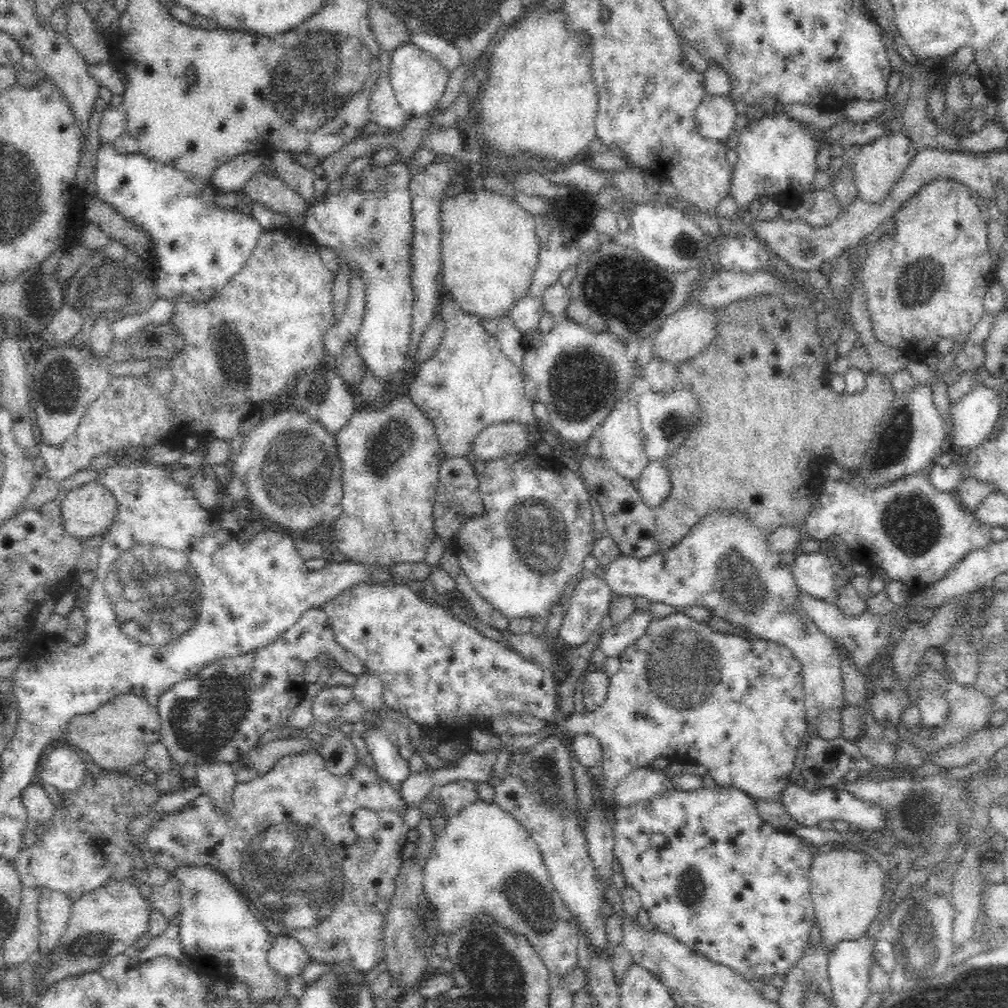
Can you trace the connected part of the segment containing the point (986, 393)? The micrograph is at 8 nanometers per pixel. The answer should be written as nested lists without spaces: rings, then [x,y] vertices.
[[[976,384],[958,404],[952,404],[950,416],[954,428],[948,432],[948,444],[956,444],[956,450],[966,452],[978,448],[990,436],[1004,412],[1000,410],[998,392]]]

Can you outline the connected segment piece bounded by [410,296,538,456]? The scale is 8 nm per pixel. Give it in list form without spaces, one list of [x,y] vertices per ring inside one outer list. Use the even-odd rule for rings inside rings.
[[[450,296],[440,300],[438,312],[446,320],[446,336],[434,354],[418,360],[414,382],[410,384],[410,398],[412,404],[432,422],[440,450],[446,456],[462,456],[470,446],[468,442],[472,442],[476,432],[484,430],[484,426],[496,426],[506,422],[524,424],[528,428],[536,426],[538,418],[534,418],[532,402],[524,394],[524,376],[520,368],[512,362],[512,358],[502,354],[500,344],[492,338],[492,334],[488,334],[488,330],[484,330],[480,318],[466,314],[466,310],[460,308]]]

